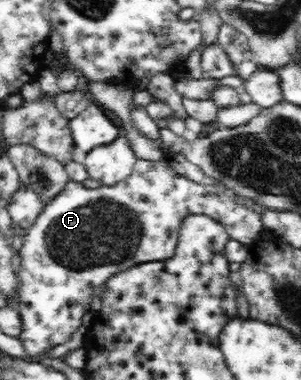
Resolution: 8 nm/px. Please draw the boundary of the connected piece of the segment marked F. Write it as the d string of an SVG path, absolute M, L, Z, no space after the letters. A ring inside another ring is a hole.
M139 159L135 164L134 170L131 175L127 176L115 184L101 185L98 188L87 188L81 182L75 182L74 180L67 180L63 190L57 192L55 196L51 197L51 200L44 203L42 211L36 216L33 224L27 229L27 234L23 238L22 247L20 248L20 256L22 257L21 269L19 272L19 287L20 287L20 302L16 306L21 313L23 319L23 332L18 336L25 345L25 348L29 351L29 354L36 356L38 353L45 351L46 349L53 348L58 344L63 344L70 340L71 335L75 334L81 326L81 320L85 316L85 312L91 312L91 302L93 298L102 298L106 291L106 286L111 277L119 271L123 271L126 268L131 268L131 265L138 265L143 261L151 260L163 260L173 256L176 251L177 243L179 242L180 230L184 220L189 215L203 213L207 216L214 217L218 220L227 231L229 238L239 241L242 247L245 247L263 228L262 217L259 213L243 207L243 205L237 204L235 199L225 194L223 187L219 185L212 185L207 182L197 183L190 180L187 177L175 173L170 165L165 161L149 161Z

